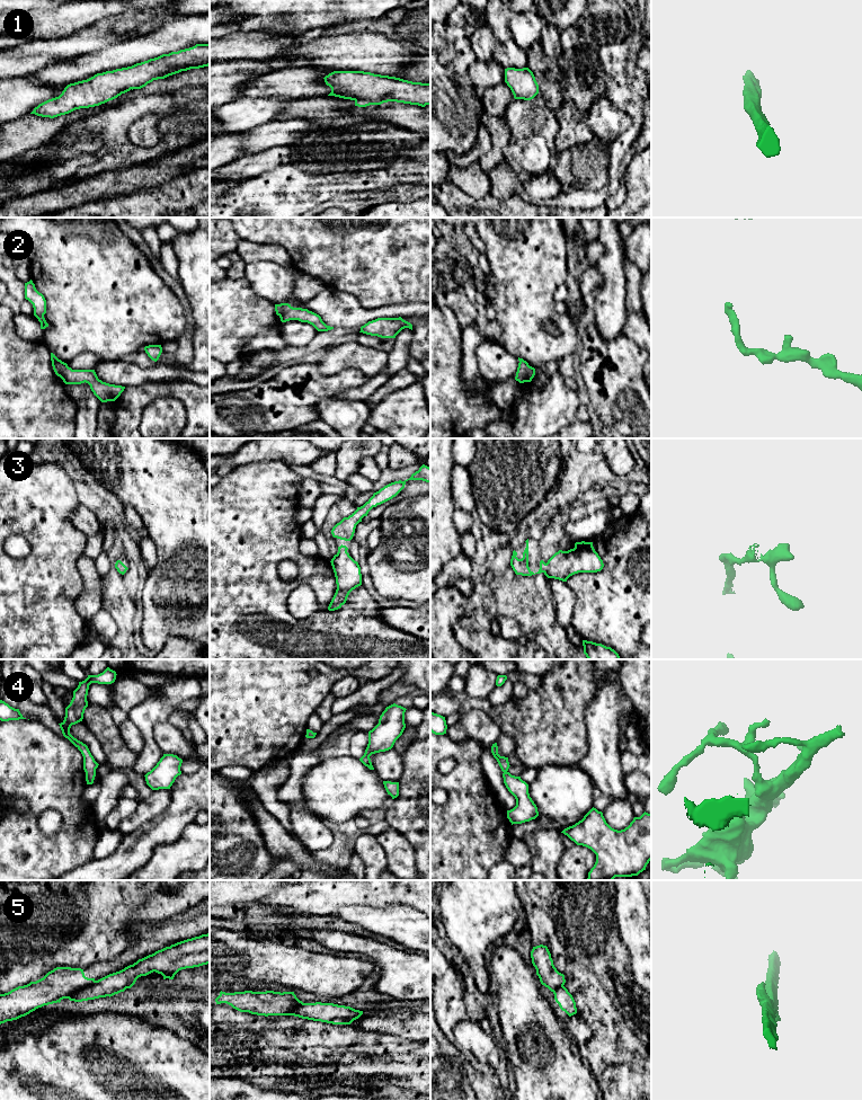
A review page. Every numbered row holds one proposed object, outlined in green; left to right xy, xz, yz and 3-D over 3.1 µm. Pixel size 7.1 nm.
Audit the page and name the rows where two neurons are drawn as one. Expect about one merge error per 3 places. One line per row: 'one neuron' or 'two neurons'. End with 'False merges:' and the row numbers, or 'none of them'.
1: one neuron
2: one neuron
3: one neuron
4: one neuron
5: two neurons
False merges: 5

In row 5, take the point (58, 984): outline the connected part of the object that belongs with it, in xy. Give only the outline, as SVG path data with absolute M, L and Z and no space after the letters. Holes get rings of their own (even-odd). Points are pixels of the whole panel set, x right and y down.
M56 967L36 982L0 994L0 1024L57 1003L94 982L95 978L86 977L81 968Z

